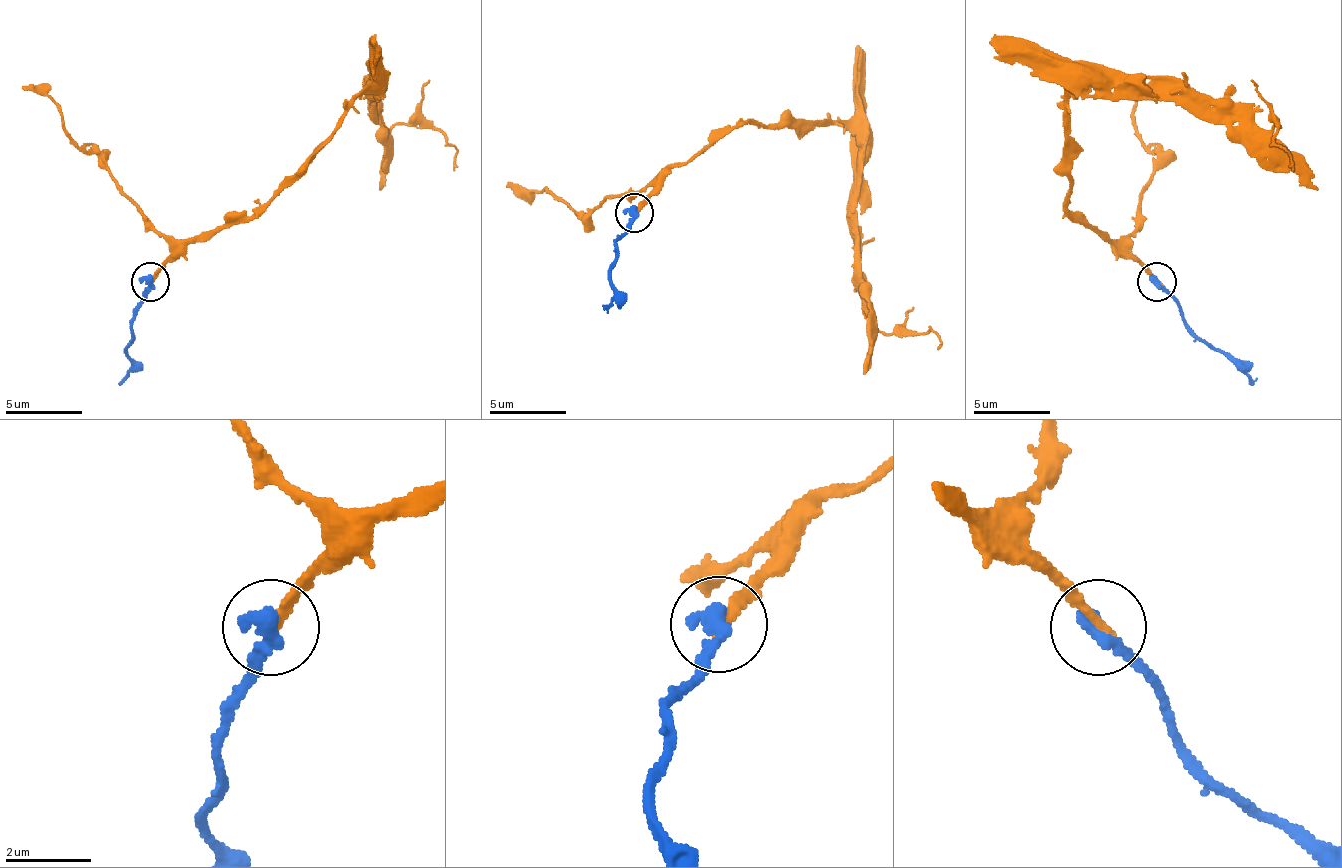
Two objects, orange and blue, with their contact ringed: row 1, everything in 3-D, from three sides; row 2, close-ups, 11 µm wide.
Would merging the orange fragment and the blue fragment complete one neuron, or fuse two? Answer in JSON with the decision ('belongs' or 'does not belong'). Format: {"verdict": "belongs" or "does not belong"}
{"verdict": "belongs"}

